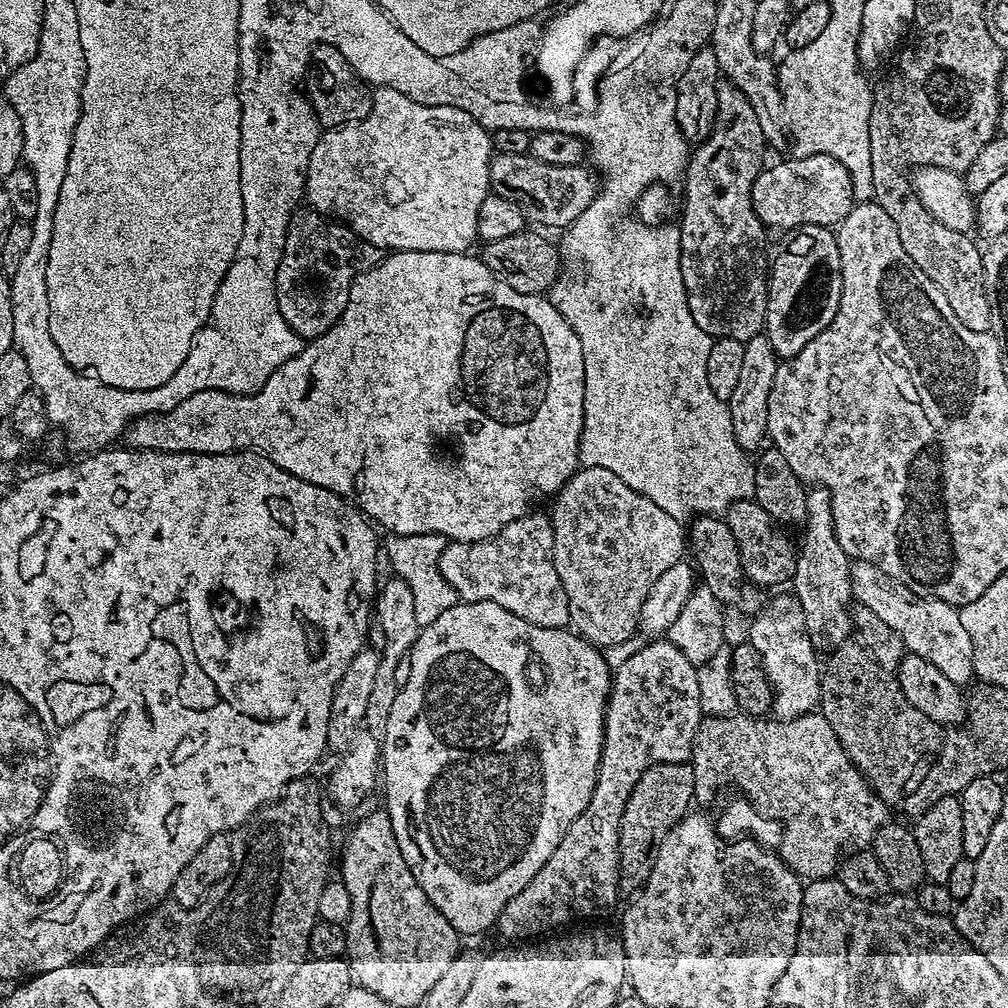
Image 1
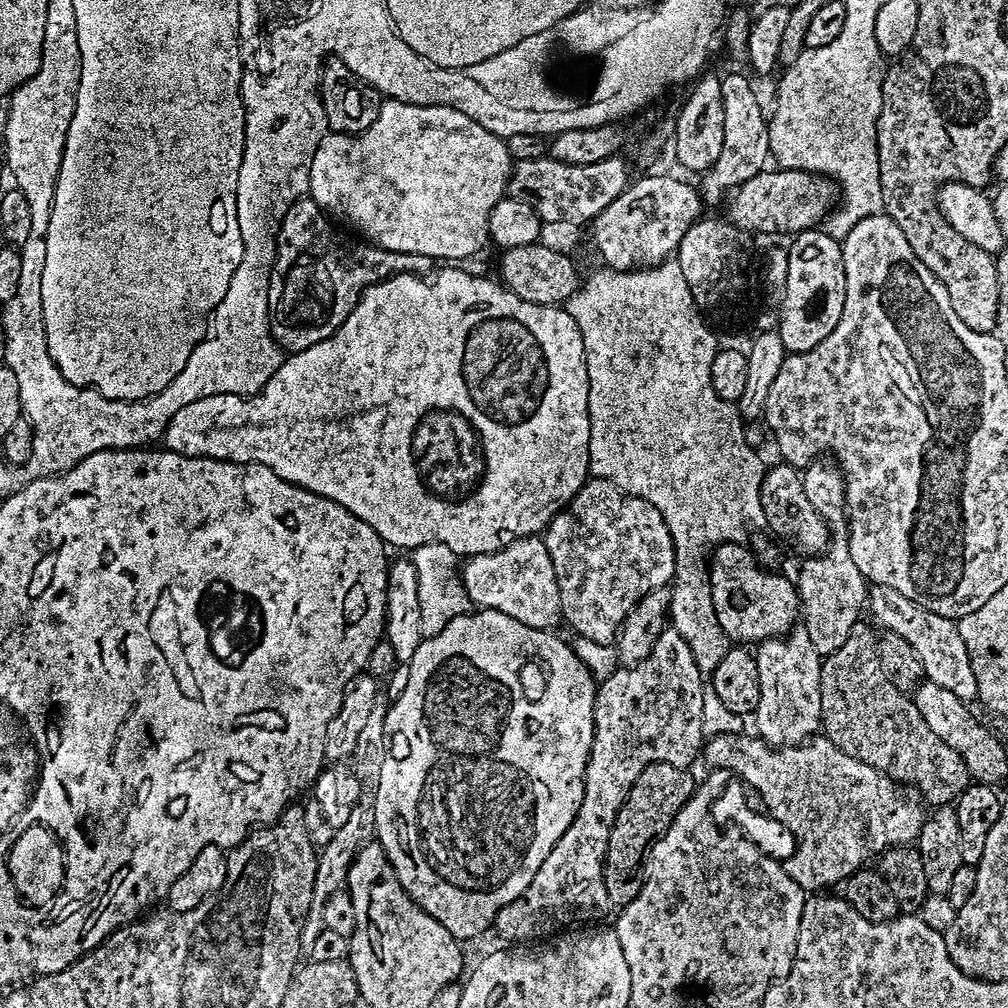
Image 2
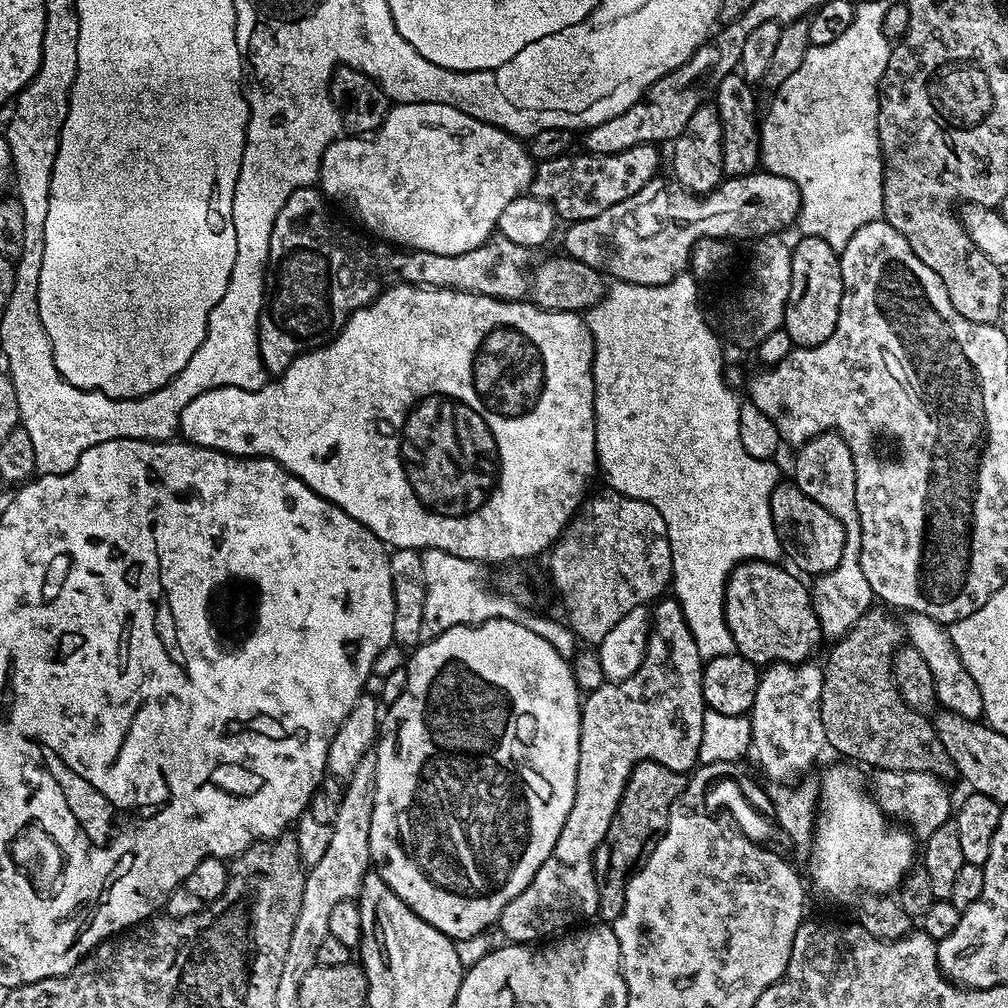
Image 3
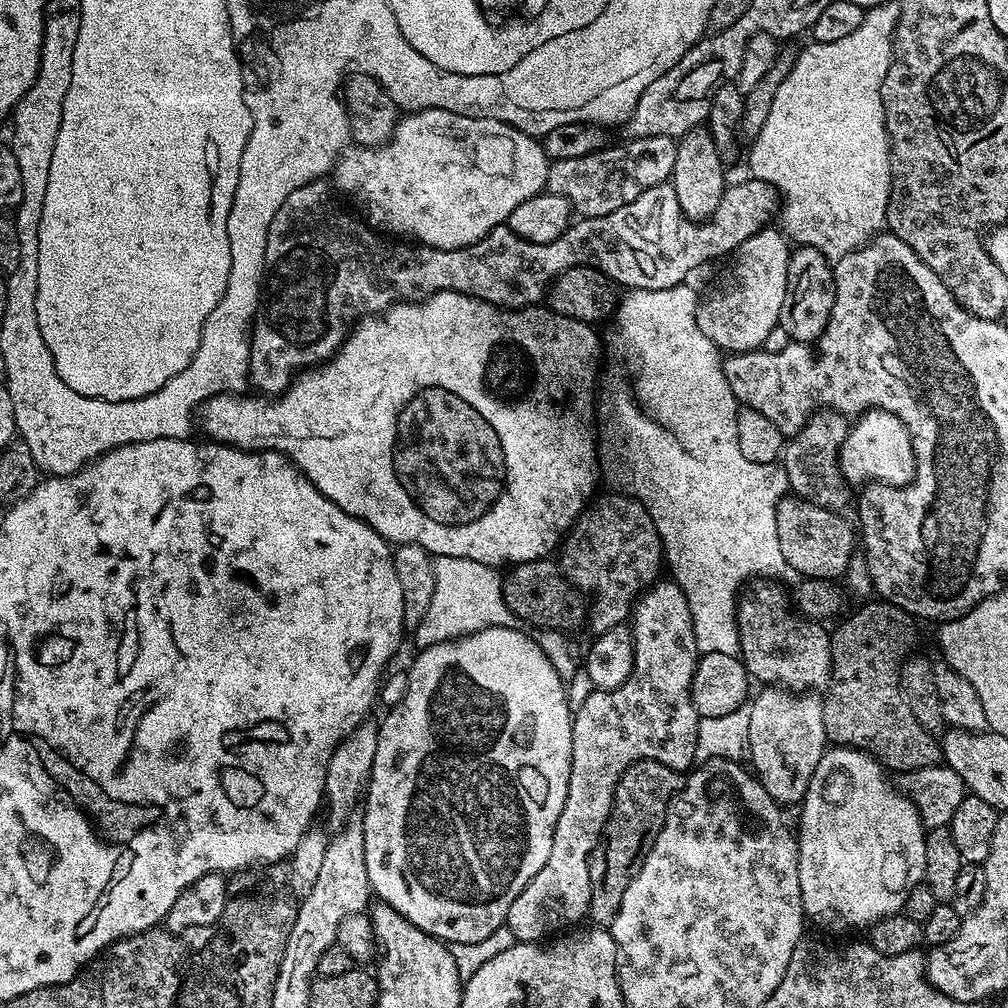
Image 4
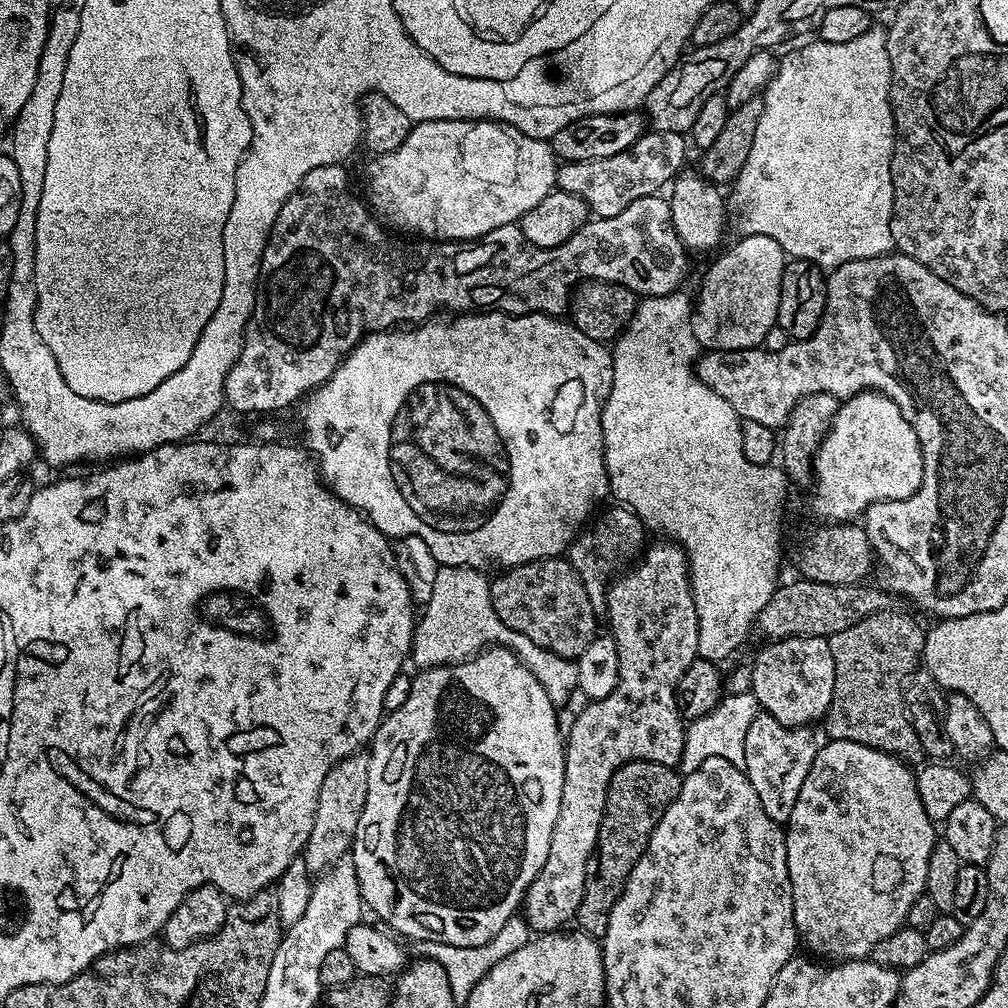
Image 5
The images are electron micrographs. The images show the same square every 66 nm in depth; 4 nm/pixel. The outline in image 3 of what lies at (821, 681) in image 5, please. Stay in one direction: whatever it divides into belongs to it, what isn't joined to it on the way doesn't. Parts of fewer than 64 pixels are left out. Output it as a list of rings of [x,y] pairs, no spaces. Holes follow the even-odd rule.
[[[745,560],[732,569],[726,582],[726,626],[734,638],[736,652],[757,666],[807,661],[811,657],[808,655],[822,644],[809,585],[804,585],[795,571],[787,572],[780,566],[771,560]]]

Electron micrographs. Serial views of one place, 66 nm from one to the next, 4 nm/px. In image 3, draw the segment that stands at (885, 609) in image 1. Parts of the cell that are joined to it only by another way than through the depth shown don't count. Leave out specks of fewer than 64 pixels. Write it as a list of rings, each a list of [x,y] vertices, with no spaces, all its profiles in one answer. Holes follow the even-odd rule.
[[[917,612],[907,613],[903,617],[902,628],[906,633],[907,643],[915,646],[922,654],[922,658],[926,658],[926,663],[930,666],[930,674],[934,674],[939,707],[954,714],[962,714],[962,718],[967,720],[979,721],[984,715],[982,690],[978,690],[974,678],[966,674],[966,666],[962,666],[962,660],[958,658],[954,650],[954,642],[949,629],[934,618]]]

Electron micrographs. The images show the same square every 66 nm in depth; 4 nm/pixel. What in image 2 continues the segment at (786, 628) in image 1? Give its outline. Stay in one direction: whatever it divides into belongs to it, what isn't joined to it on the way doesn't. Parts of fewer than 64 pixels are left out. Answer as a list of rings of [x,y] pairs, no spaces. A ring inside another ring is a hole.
[[[796,626],[783,638],[762,640],[755,645],[754,655],[758,662],[758,682],[760,683],[760,697],[754,713],[757,728],[755,731],[759,739],[765,744],[771,744],[773,748],[782,748],[802,744],[805,740],[817,735],[822,728],[820,723],[822,658],[818,650],[814,650],[814,645],[810,643],[808,631],[802,626]]]

